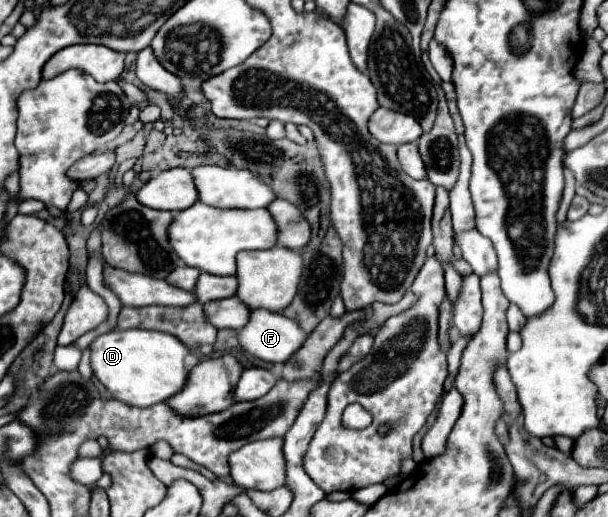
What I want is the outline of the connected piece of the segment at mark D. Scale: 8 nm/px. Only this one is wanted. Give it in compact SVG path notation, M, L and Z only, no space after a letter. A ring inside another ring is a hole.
M115 329L99 335L91 343L91 367L97 379L117 401L133 407L149 407L171 399L185 385L189 373L185 367L185 357L189 353L189 347L169 333Z

